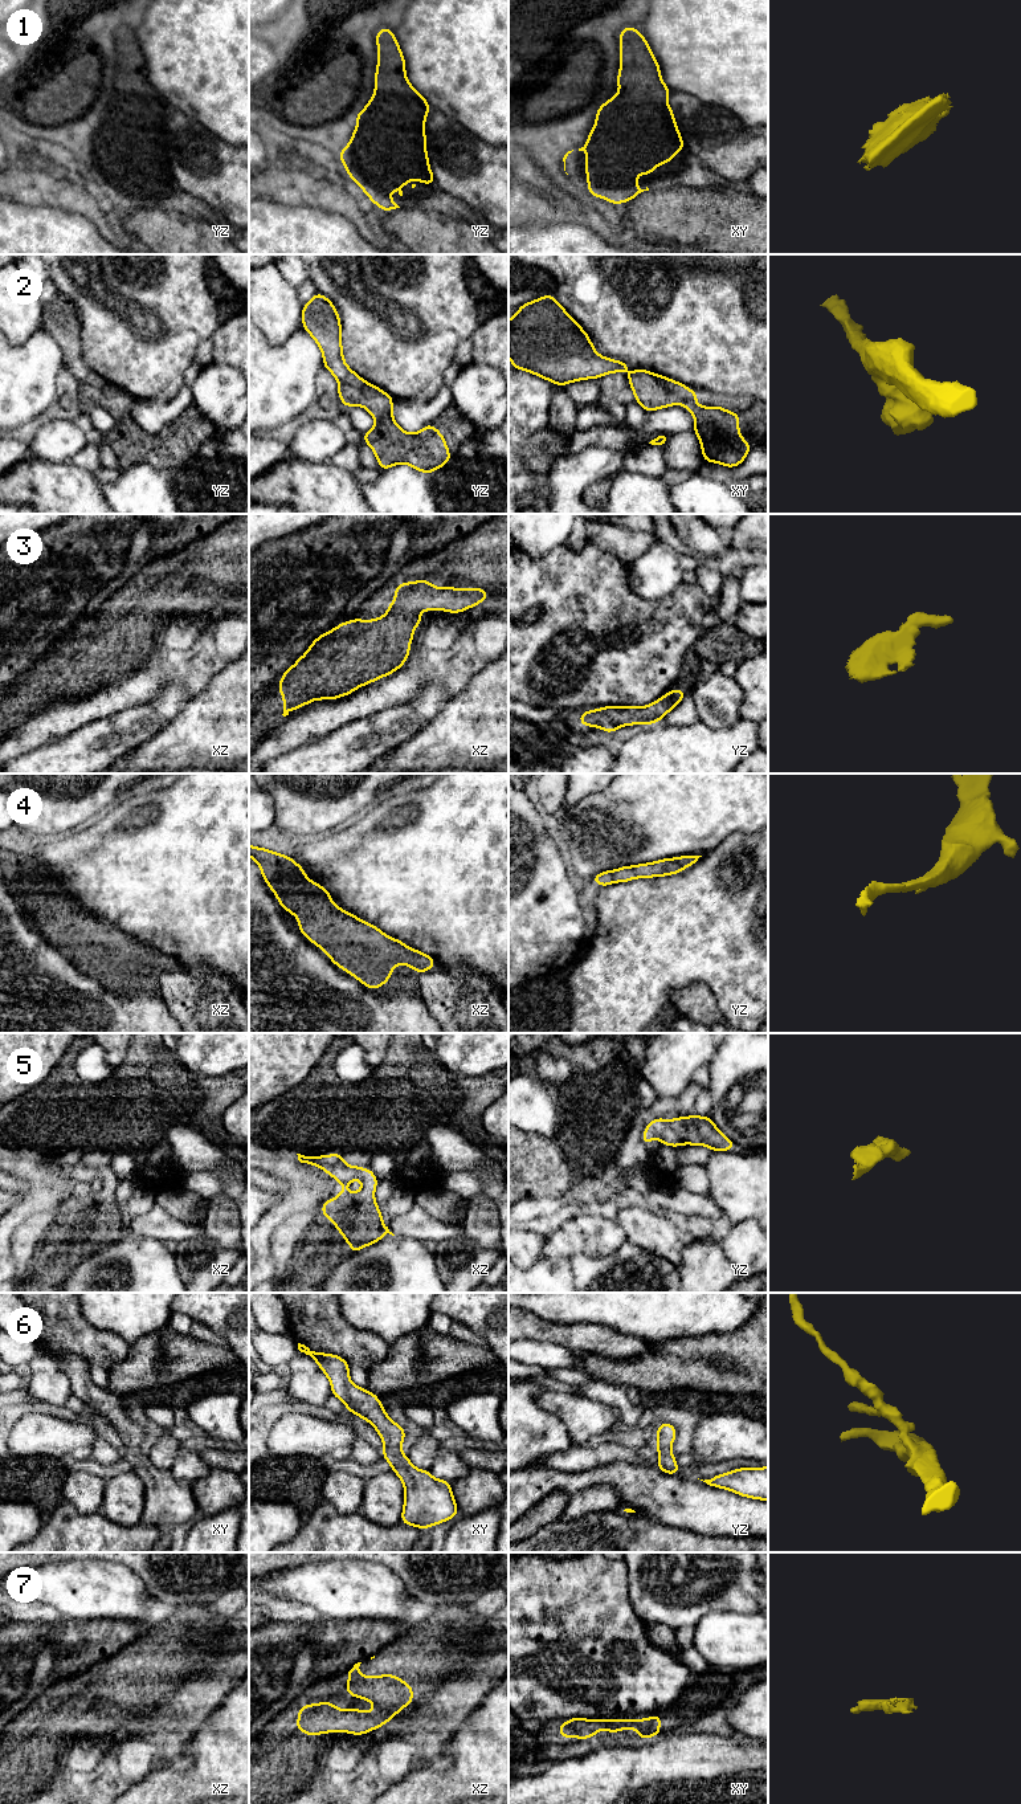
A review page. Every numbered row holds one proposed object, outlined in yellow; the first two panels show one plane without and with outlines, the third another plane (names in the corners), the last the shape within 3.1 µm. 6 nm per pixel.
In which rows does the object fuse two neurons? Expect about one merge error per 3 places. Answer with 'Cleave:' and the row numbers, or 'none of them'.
Cleave: 2

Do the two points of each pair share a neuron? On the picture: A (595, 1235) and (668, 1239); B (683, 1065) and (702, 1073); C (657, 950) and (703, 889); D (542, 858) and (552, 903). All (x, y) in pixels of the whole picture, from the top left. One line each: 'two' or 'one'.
A: one
B: two
C: one
D: one

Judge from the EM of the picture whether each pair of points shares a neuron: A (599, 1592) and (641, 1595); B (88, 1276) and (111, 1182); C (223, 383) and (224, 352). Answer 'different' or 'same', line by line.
A: different
B: different
C: different

